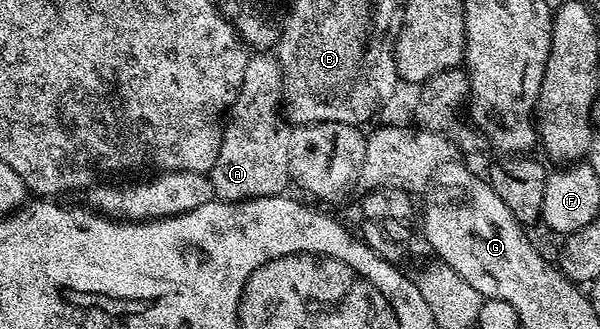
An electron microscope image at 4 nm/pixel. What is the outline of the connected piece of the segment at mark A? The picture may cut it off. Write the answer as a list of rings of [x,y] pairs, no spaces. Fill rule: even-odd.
[[[256,51],[246,63],[242,87],[226,118],[222,147],[210,171],[215,196],[222,201],[249,201],[285,192],[292,181],[290,139],[293,126],[282,112],[284,76],[280,59],[272,51]]]

